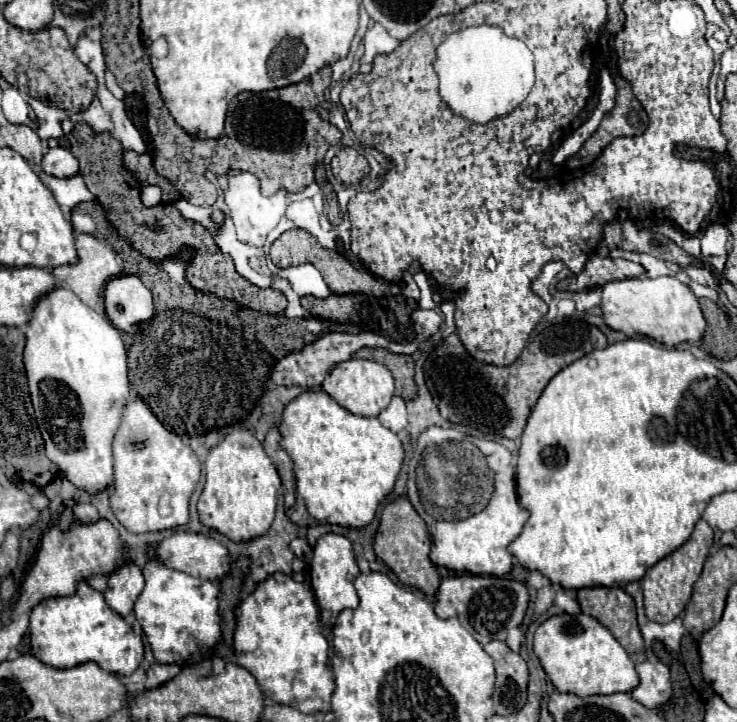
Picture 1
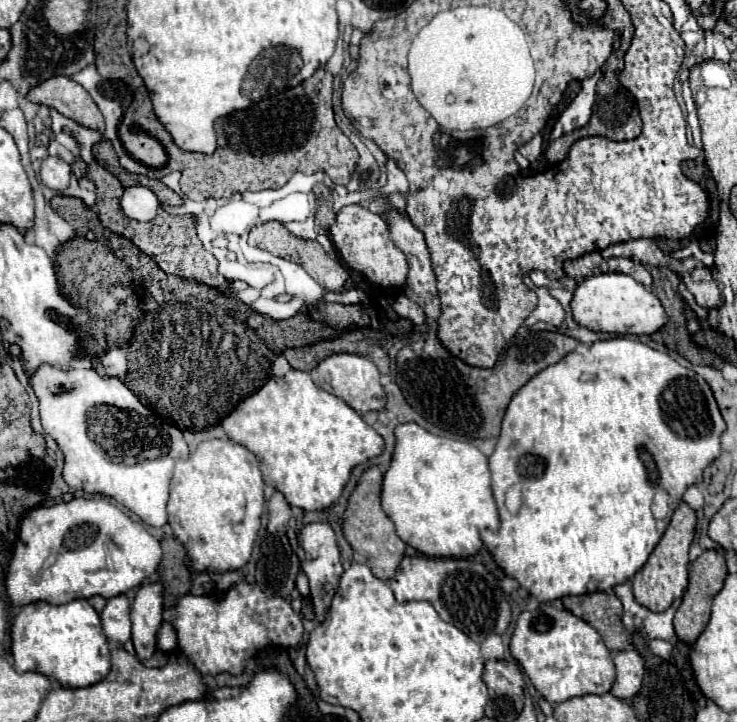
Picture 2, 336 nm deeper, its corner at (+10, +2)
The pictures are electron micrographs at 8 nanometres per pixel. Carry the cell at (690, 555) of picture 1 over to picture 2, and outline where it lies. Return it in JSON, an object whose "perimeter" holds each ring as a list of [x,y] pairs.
{"perimeter":[[[682,502],[670,520],[670,526],[666,528],[664,536],[656,544],[654,552],[650,554],[644,568],[640,568],[632,580],[634,584],[634,598],[638,604],[652,612],[664,612],[672,606],[674,600],[682,598],[686,586],[688,586],[688,548],[694,538],[696,528],[696,514],[692,508],[688,508],[686,502]]]}

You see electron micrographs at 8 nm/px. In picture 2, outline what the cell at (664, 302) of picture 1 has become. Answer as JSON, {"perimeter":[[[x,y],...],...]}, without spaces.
{"perimeter":[[[618,272],[586,278],[574,292],[572,314],[574,314],[574,320],[588,330],[634,334],[634,336],[654,334],[668,322],[664,306],[656,298],[656,294],[644,284],[636,282],[632,276],[618,274]]]}

